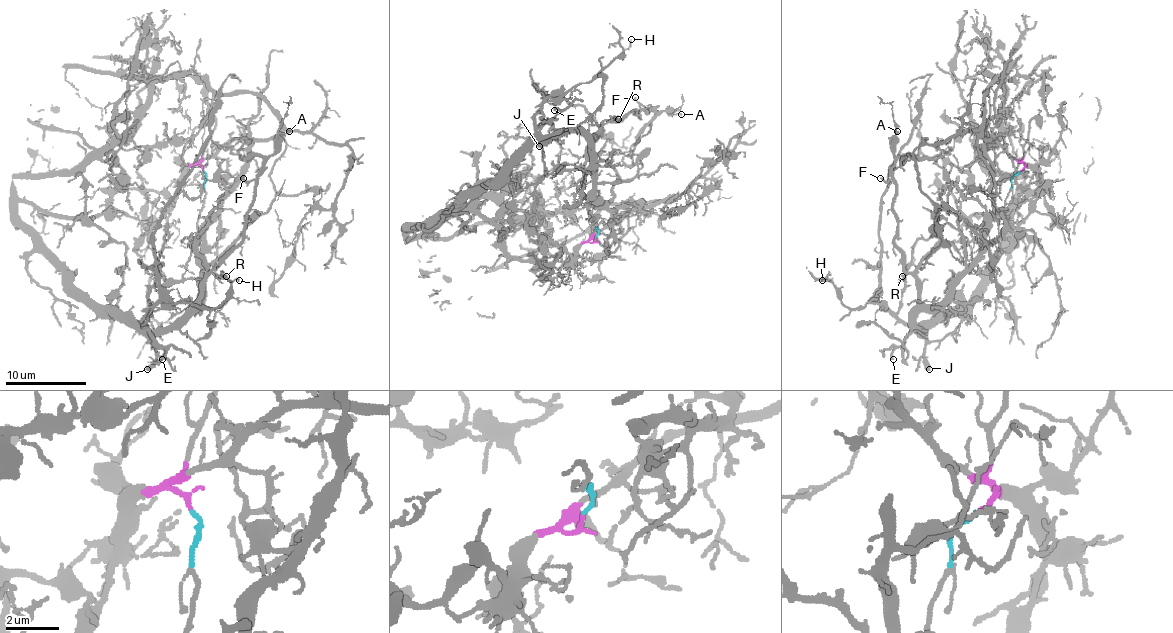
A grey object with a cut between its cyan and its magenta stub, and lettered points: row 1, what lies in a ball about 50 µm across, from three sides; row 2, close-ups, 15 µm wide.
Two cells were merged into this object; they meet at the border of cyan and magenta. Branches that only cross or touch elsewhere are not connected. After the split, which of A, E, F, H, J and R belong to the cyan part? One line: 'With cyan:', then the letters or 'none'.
With cyan: A, E, F, H, J, R

